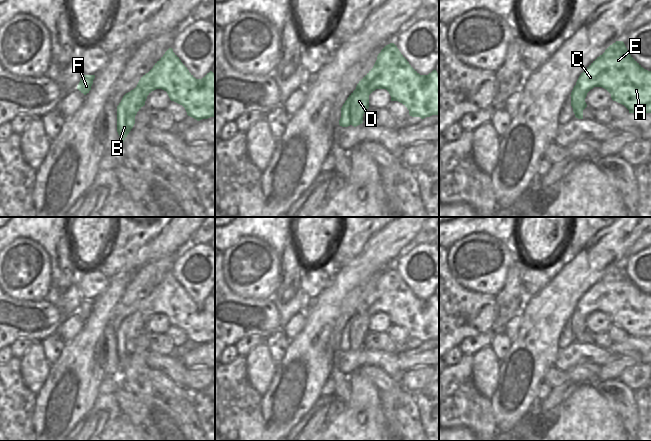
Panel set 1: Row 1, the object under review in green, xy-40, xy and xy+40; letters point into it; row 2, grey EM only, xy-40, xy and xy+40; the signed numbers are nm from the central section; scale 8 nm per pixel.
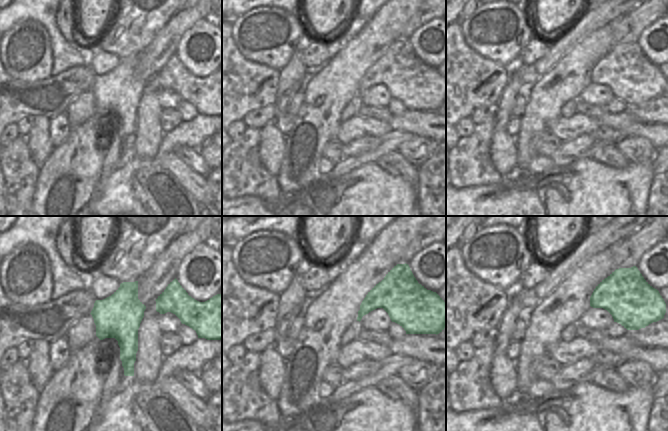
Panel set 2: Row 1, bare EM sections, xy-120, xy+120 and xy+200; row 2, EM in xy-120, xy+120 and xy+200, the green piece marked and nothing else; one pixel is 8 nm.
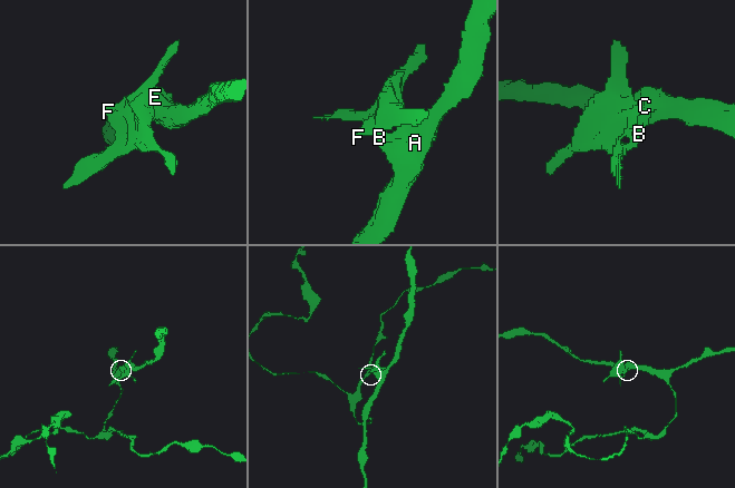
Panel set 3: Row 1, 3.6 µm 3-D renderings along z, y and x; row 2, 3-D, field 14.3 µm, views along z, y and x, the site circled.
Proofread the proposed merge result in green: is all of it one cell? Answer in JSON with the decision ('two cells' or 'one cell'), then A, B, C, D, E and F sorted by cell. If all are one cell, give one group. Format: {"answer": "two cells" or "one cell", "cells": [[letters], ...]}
{"answer": "two cells", "cells": [["A", "C", "E"], ["B", "D", "F"]]}

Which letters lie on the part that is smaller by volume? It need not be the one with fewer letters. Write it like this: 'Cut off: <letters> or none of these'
Cut off: B, D, F

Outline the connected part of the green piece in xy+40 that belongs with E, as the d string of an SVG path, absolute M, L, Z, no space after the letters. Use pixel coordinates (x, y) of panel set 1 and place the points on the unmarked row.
M616 265L597 281L579 300L576 309L586 318L594 311L602 311L610 318L613 325L624 329L629 337L651 337L651 295L644 293L628 276L623 265Z

